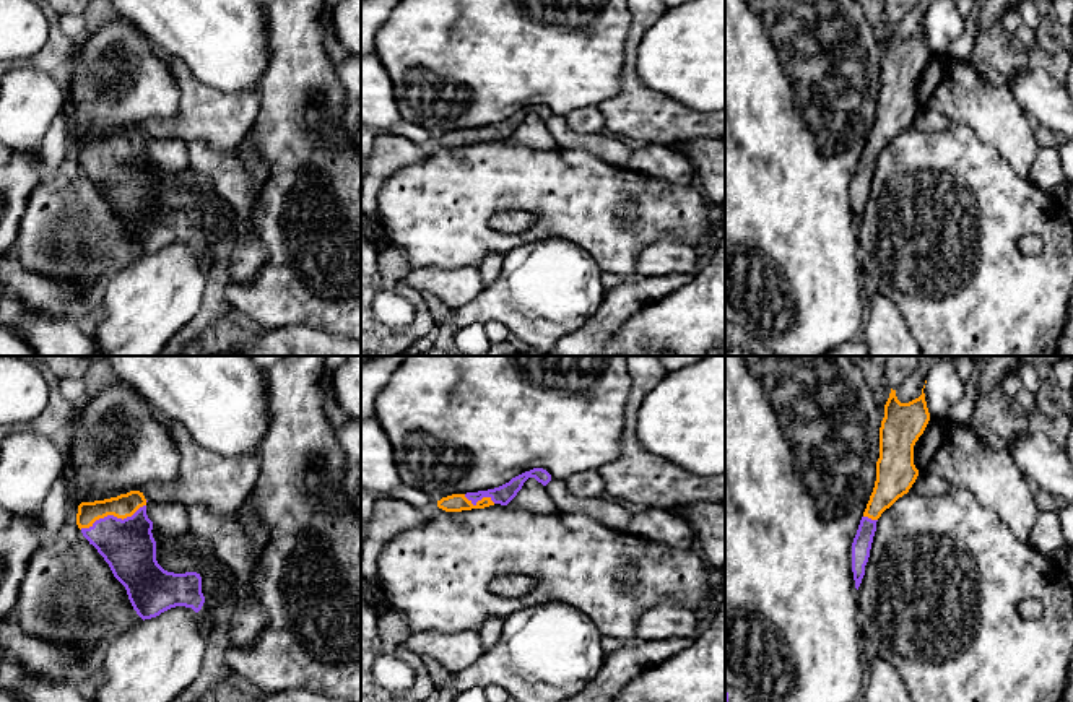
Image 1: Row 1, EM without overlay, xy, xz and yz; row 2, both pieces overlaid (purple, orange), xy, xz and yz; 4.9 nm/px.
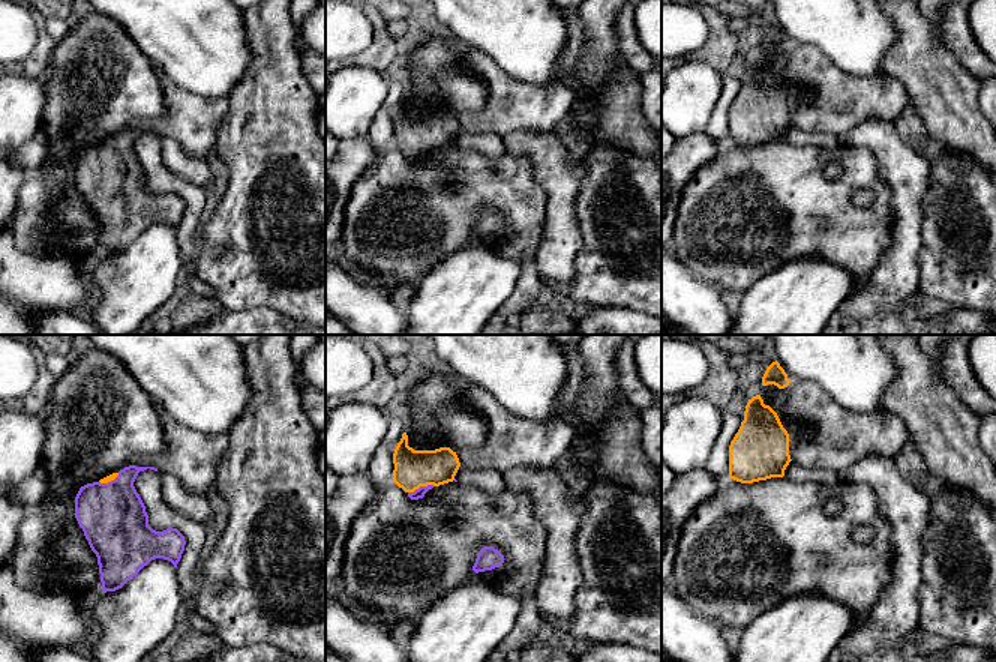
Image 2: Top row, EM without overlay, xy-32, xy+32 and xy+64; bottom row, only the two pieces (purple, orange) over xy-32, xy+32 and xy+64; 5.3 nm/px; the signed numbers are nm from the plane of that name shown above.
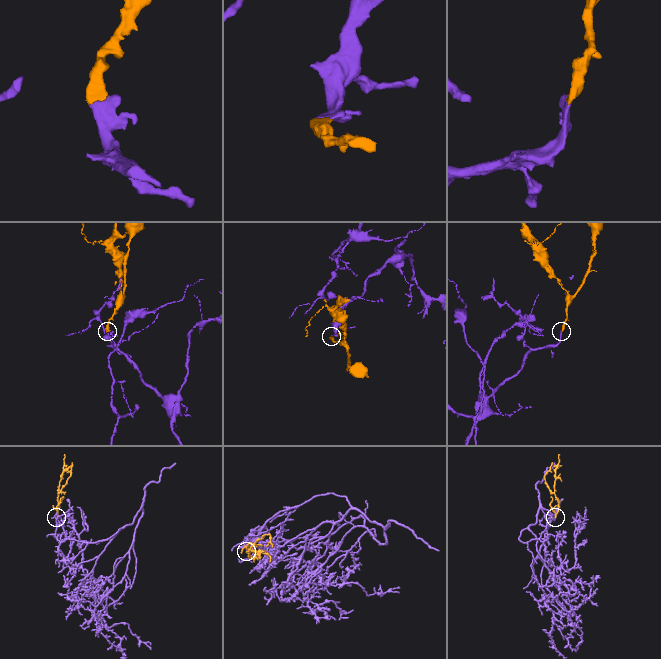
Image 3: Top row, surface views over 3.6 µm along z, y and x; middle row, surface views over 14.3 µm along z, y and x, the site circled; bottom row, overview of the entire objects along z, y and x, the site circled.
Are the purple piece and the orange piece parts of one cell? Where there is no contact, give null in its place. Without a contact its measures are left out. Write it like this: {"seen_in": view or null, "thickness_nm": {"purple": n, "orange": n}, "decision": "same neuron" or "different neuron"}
{"seen_in": "xy", "thickness_nm": {"purple": 260, "orange": 120}, "decision": "same neuron"}

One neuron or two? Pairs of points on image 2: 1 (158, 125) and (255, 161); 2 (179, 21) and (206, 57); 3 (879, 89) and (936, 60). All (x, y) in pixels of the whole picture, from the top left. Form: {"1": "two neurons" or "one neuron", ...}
{"1": "two neurons", "2": "one neuron", "3": "two neurons"}

